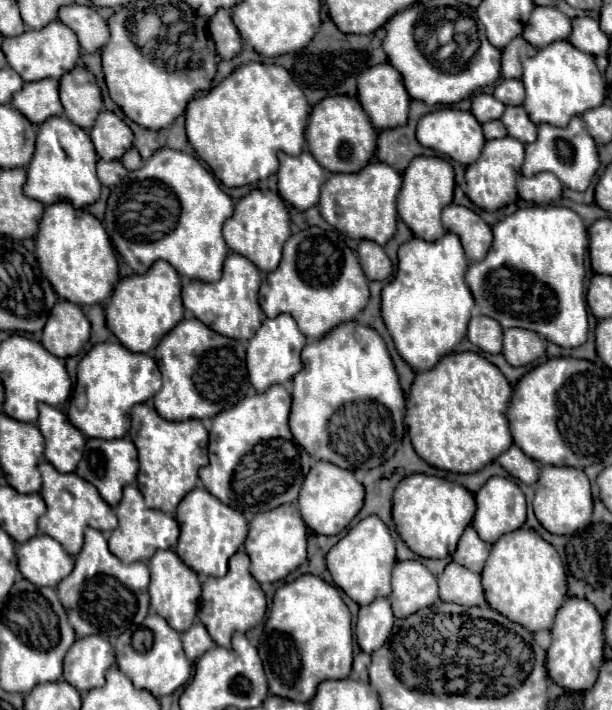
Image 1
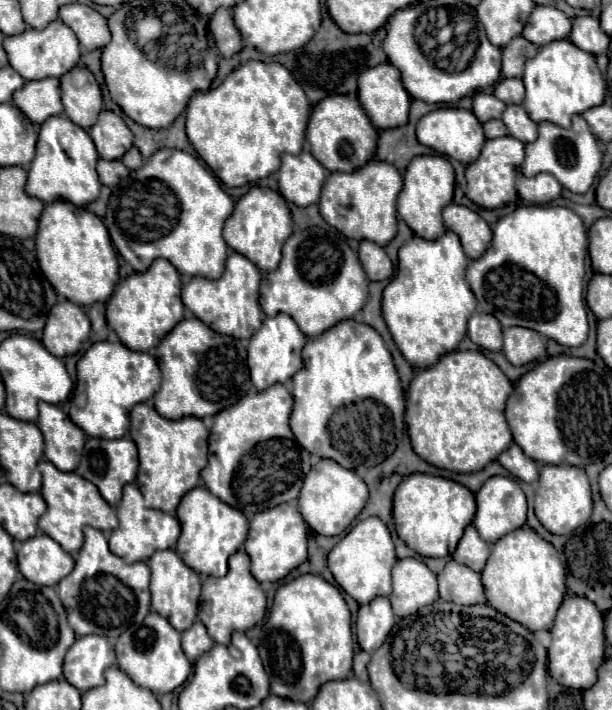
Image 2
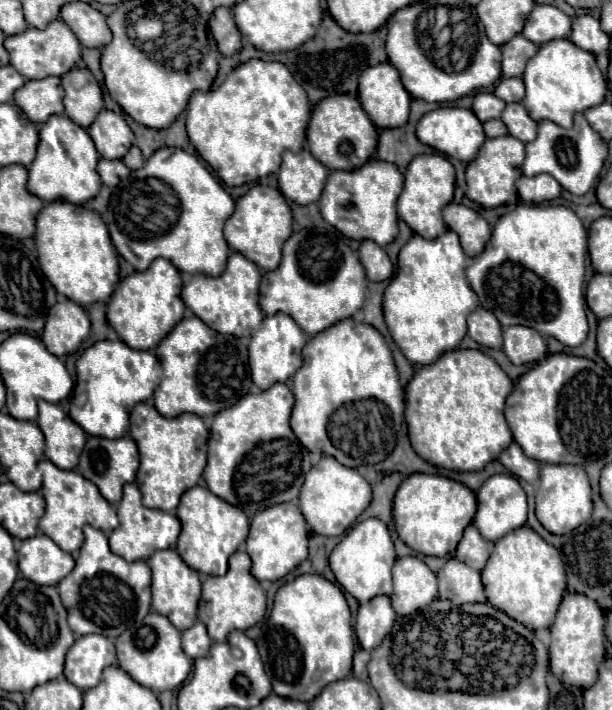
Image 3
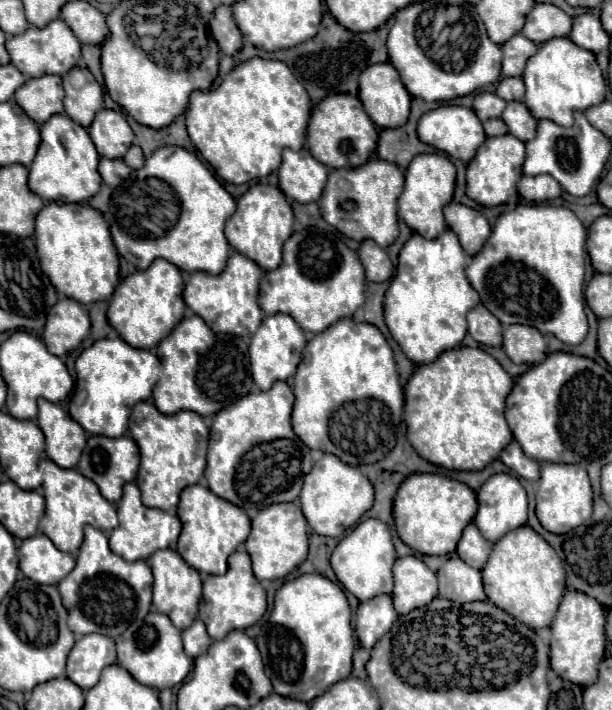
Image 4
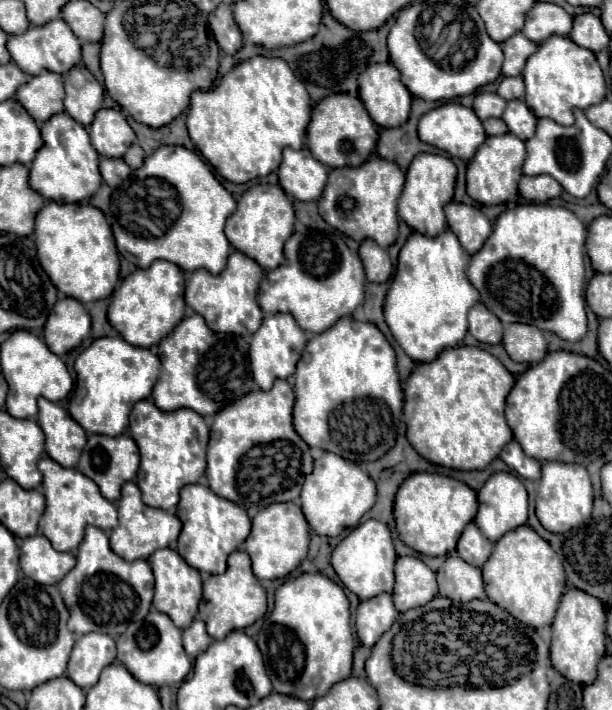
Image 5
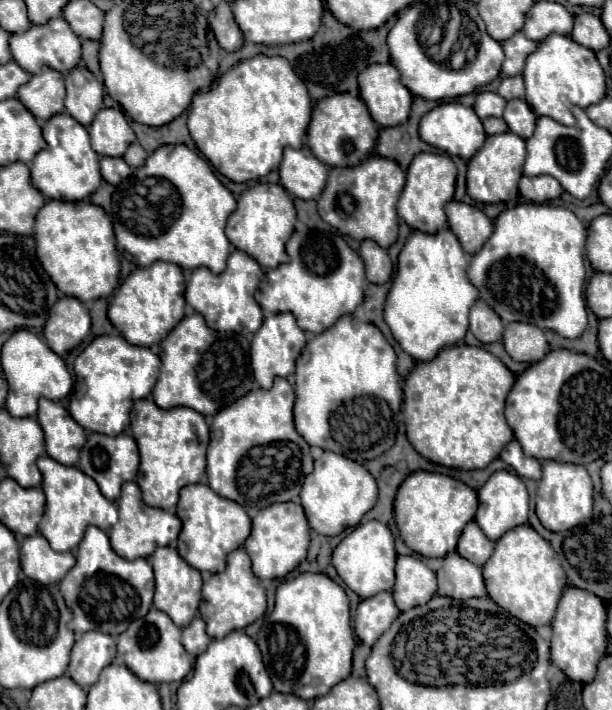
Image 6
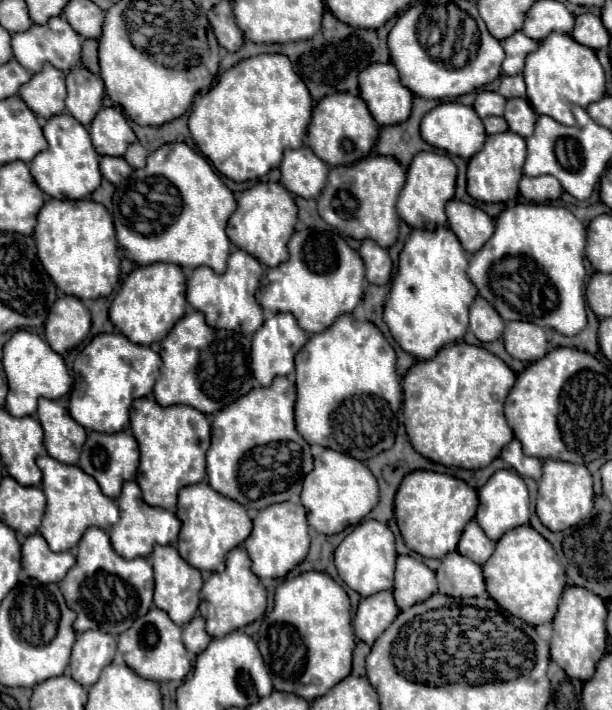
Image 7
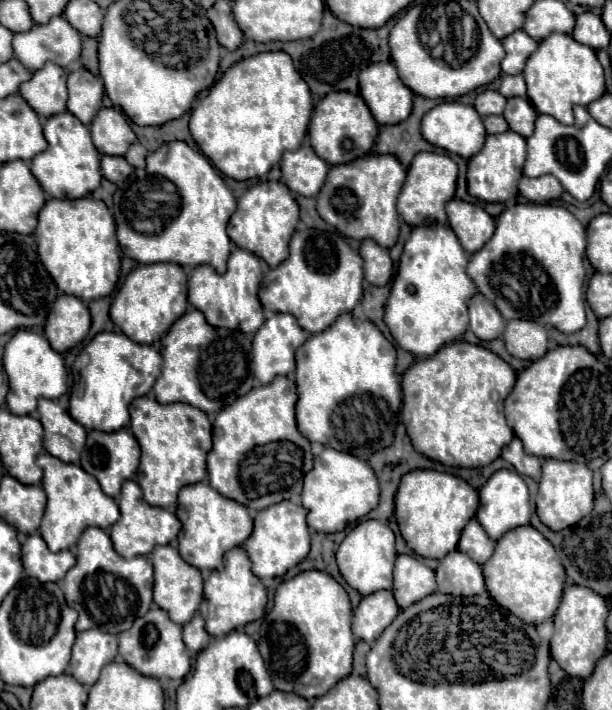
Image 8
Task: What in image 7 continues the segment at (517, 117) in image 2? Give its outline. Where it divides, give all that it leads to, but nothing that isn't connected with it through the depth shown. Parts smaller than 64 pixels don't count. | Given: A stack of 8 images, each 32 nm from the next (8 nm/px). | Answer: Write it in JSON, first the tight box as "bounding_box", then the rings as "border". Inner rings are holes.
{"bounding_box":[504,98,538,138],"border":[[[510,98],[506,102],[504,120],[508,122],[510,130],[516,132],[516,134],[520,134],[522,138],[532,136],[536,118],[538,118],[538,114],[534,112],[534,108],[530,106],[530,102],[526,98]]]}

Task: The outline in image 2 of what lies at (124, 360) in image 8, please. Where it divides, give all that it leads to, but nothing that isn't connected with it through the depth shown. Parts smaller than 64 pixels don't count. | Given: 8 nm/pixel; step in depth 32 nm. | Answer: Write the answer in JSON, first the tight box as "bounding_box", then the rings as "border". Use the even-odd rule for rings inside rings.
{"bounding_box":[70,342,160,438],"border":[[[96,342],[76,364],[78,380],[70,400],[70,418],[84,428],[88,436],[120,438],[130,426],[130,410],[138,402],[146,402],[160,388],[158,360],[148,352],[134,352],[122,342]]]}

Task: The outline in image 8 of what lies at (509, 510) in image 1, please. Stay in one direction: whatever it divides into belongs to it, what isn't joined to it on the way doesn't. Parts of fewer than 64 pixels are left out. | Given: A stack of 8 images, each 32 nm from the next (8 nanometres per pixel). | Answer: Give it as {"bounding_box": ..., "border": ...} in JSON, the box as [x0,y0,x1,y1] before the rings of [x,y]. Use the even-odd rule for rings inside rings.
{"bounding_box":[476,470,530,540],"border":[[[514,470],[494,472],[480,488],[480,508],[476,512],[476,518],[480,520],[480,524],[484,524],[484,530],[488,532],[488,536],[492,536],[492,540],[498,540],[512,528],[530,524],[530,496],[524,478]]]}

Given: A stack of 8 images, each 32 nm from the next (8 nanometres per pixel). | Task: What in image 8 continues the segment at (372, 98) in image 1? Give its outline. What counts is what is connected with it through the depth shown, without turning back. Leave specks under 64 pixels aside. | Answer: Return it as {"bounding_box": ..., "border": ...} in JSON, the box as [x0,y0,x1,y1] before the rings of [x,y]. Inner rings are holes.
{"bounding_box":[360,62,414,124],"border":[[[378,62],[360,72],[360,94],[378,124],[398,124],[410,116],[414,92],[400,80],[392,62]]]}

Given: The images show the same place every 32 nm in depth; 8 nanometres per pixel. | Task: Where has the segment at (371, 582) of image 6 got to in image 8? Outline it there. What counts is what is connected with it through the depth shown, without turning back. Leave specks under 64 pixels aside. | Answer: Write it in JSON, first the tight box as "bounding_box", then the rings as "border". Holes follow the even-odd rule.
{"bounding_box":[336,520,396,596],"border":[[[362,520],[358,522],[344,538],[336,550],[336,564],[344,580],[358,590],[362,596],[368,596],[376,590],[392,588],[392,568],[396,560],[394,532],[380,520]]]}

